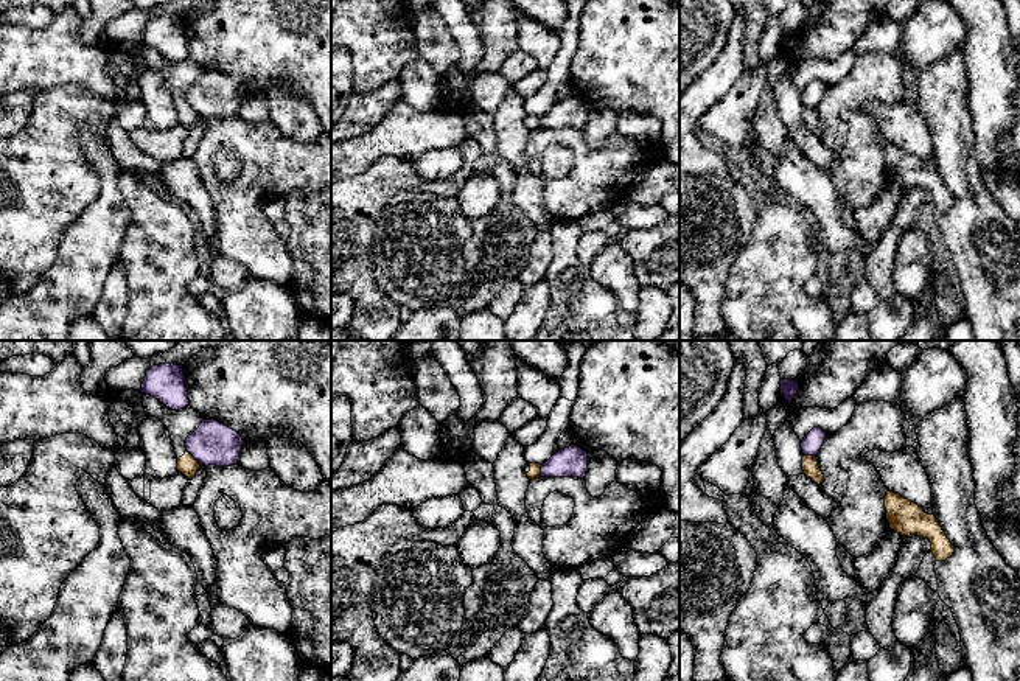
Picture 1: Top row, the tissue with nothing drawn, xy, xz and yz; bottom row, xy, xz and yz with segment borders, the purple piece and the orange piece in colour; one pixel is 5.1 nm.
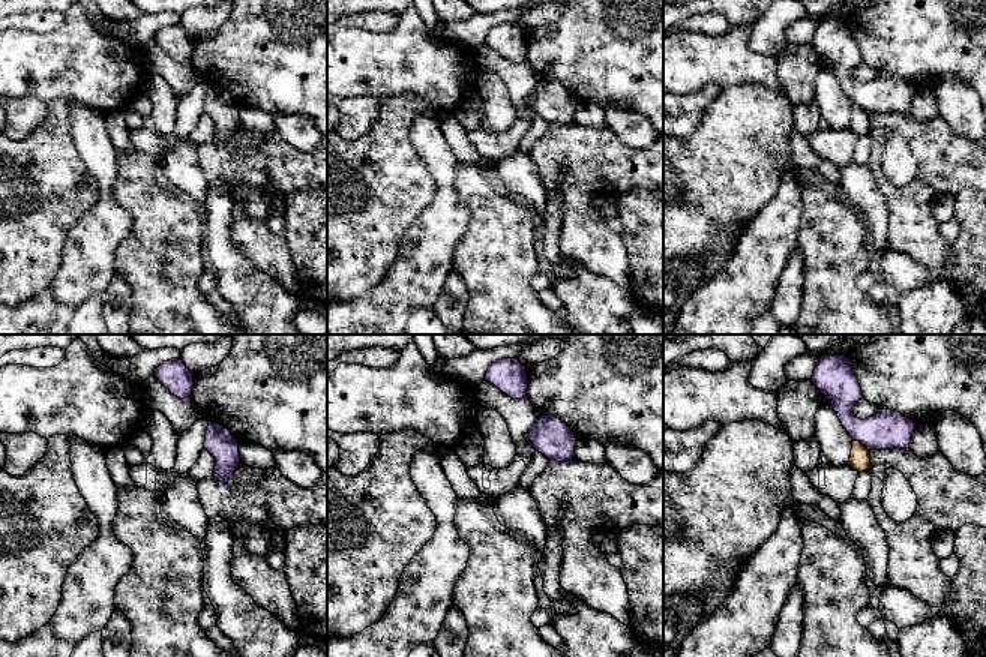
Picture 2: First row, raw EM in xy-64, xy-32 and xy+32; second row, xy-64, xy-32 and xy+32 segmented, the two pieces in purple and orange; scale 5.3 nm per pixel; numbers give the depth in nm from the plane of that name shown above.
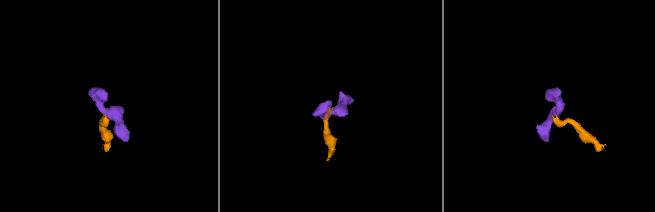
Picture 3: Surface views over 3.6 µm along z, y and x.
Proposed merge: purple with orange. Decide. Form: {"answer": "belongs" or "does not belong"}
{"answer": "does not belong"}

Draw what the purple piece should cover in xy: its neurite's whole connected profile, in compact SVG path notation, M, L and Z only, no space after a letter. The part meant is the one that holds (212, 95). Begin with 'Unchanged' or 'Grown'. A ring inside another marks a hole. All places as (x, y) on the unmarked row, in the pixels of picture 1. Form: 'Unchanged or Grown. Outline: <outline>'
Unchanged. Outline: M202 72L201 78L187 89L187 103L201 117L236 117L243 100L243 89L216 72Z

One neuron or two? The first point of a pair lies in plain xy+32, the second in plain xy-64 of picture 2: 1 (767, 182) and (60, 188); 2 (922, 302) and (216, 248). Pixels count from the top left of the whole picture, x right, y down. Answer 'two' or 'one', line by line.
1: one
2: one

